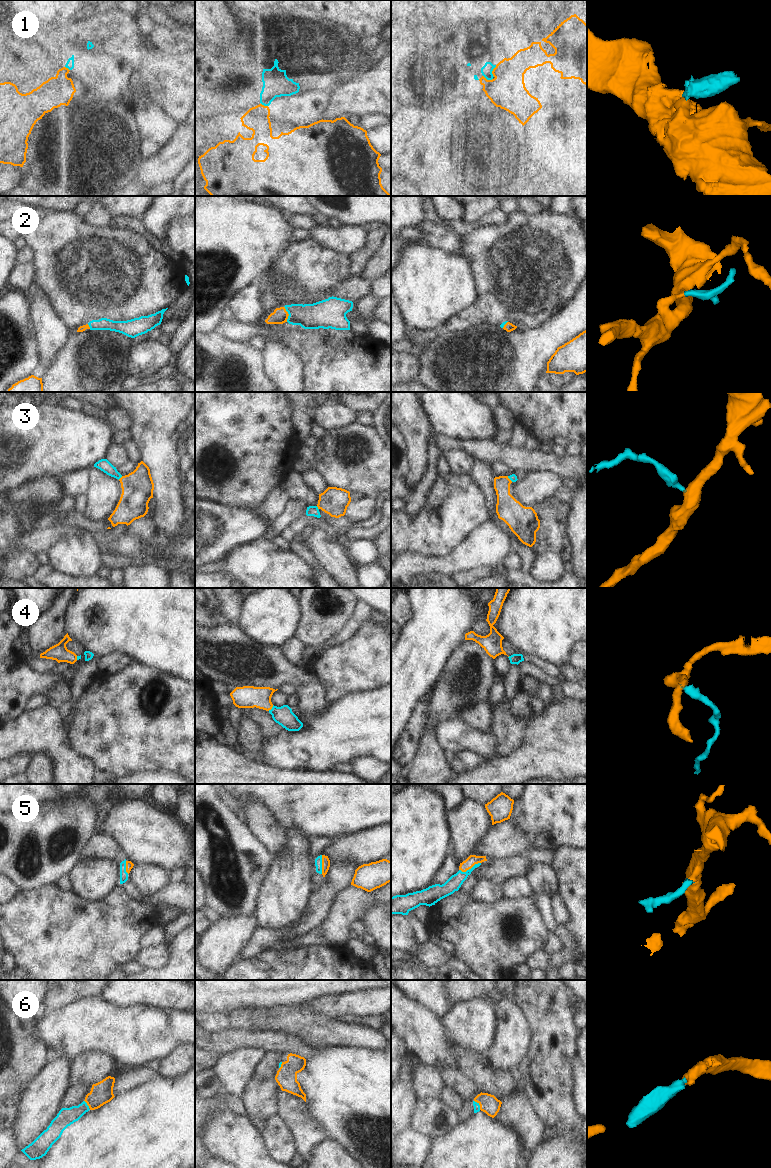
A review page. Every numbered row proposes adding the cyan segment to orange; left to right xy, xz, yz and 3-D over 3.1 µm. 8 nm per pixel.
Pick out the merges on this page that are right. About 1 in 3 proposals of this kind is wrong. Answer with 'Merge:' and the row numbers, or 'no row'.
Merge: 2, 4, 5, 6.

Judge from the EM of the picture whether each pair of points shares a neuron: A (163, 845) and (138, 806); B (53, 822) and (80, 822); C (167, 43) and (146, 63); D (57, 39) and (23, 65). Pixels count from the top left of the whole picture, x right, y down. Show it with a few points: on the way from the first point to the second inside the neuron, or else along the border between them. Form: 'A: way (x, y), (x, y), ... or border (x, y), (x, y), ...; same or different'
A: way (153, 835), (138, 820), (138, 816); same
B: way (60, 822), (73, 822); same
C: border (154, 45), (167, 53), (183, 53); different
D: way (49, 47), (38, 58), (31, 58); same

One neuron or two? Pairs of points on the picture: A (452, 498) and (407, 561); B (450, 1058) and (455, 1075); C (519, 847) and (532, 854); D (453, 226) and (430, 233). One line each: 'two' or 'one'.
A: two
B: two
C: two
D: two

